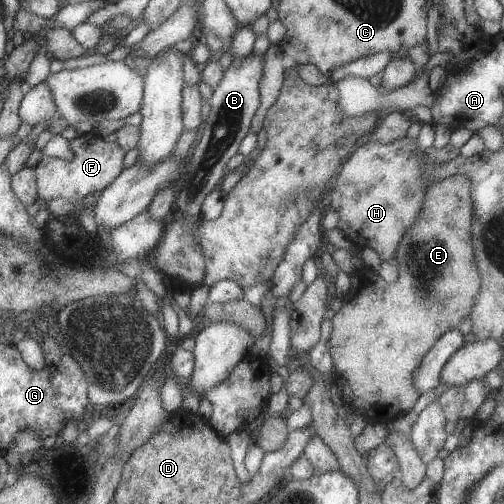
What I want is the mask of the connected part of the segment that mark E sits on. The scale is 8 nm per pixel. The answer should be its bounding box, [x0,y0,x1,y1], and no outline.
[326,174,480,413]

